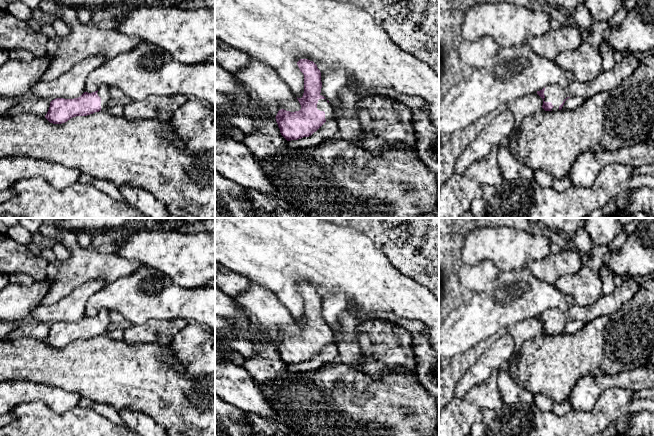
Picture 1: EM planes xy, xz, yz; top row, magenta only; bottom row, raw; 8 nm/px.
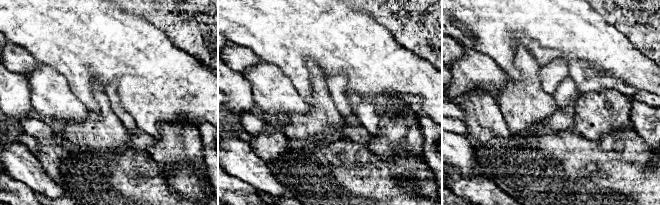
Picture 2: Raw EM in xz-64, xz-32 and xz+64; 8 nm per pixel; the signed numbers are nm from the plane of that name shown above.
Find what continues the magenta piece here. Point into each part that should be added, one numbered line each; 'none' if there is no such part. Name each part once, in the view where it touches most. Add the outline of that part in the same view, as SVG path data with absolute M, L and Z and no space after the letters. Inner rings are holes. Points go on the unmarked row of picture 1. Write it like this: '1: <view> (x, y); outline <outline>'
1: xz (322, 329); outline M319 323L317 327L317 333L325 336L326 345L335 343L334 334L327 323Z

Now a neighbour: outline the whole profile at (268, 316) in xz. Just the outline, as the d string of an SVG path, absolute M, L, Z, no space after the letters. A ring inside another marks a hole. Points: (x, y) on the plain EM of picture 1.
M252 282L249 289L232 298L245 316L251 328L276 341L279 334L295 336L301 329L289 310L278 297L265 287Z

